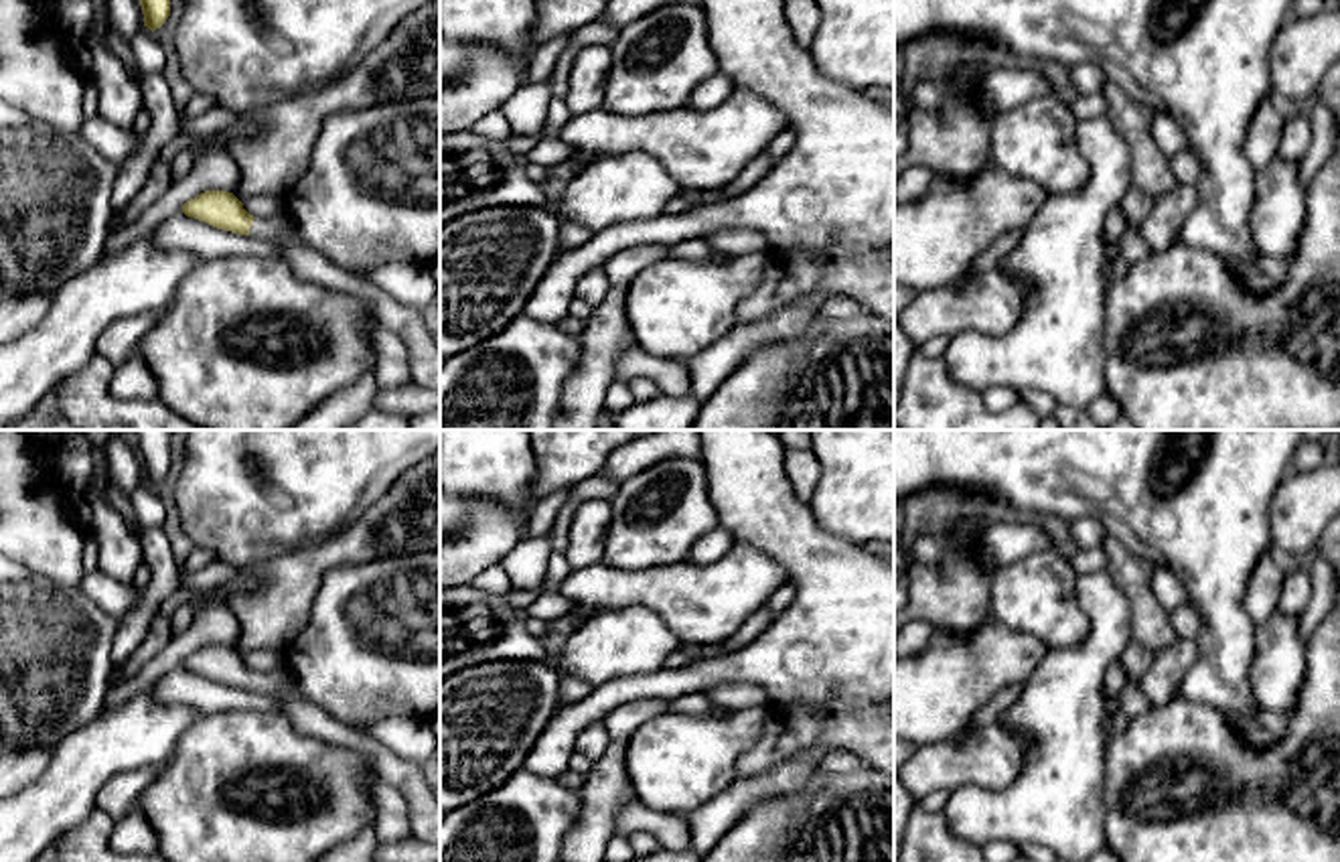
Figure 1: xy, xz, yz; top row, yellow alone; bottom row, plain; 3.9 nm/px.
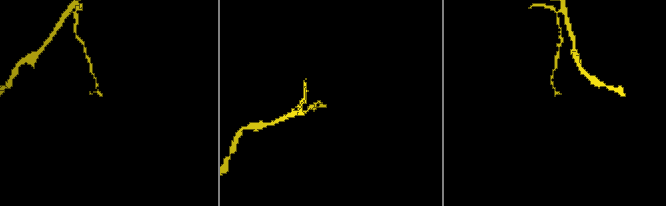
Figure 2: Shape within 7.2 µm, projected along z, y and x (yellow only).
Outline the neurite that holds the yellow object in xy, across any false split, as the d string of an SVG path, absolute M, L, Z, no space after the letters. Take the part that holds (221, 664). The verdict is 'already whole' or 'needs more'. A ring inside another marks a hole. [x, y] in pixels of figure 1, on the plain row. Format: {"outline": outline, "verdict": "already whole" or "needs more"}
{"outline": "M205 645L187 655L182 667L223 686L264 694L290 718L298 734L369 757L377 775L405 797L414 838L440 846L440 799L426 783L422 765L393 755L320 706L300 700L286 659L272 671L253 671L233 647Z", "verdict": "needs more"}

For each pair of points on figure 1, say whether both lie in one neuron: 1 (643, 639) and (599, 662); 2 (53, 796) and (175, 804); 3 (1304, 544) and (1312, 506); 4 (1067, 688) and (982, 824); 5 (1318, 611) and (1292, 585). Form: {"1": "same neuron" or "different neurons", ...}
{"1": "same neuron", "2": "different neurons", "3": "same neuron", "4": "same neuron", "5": "different neurons"}

